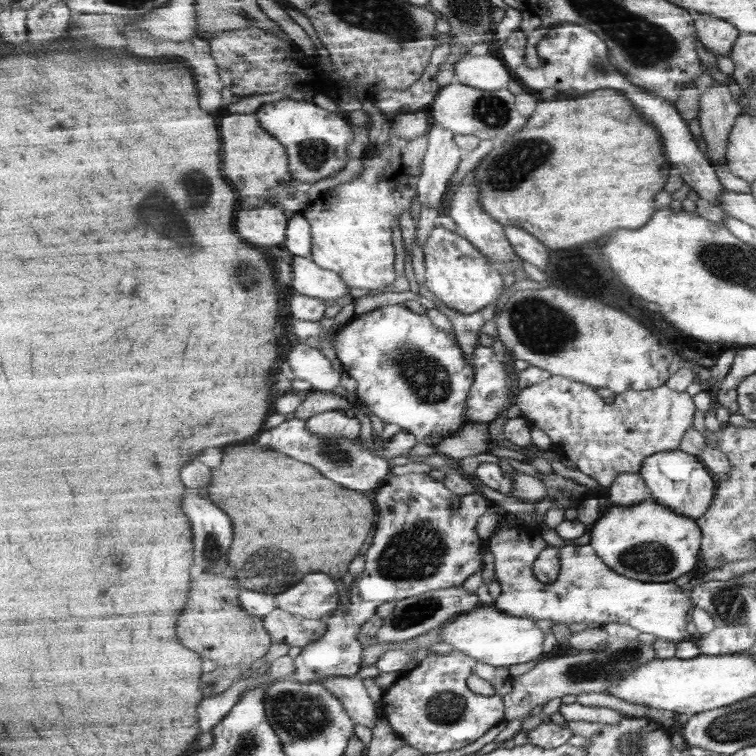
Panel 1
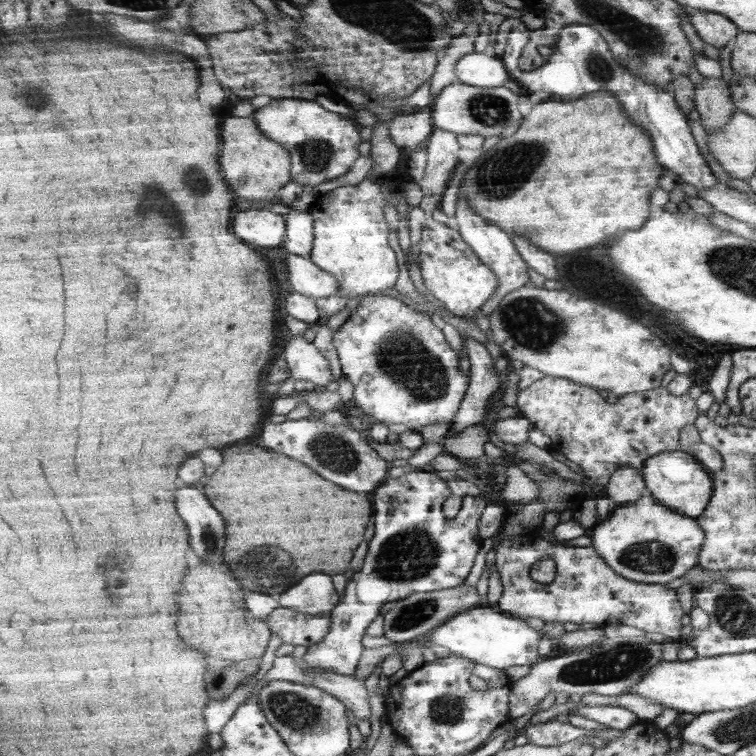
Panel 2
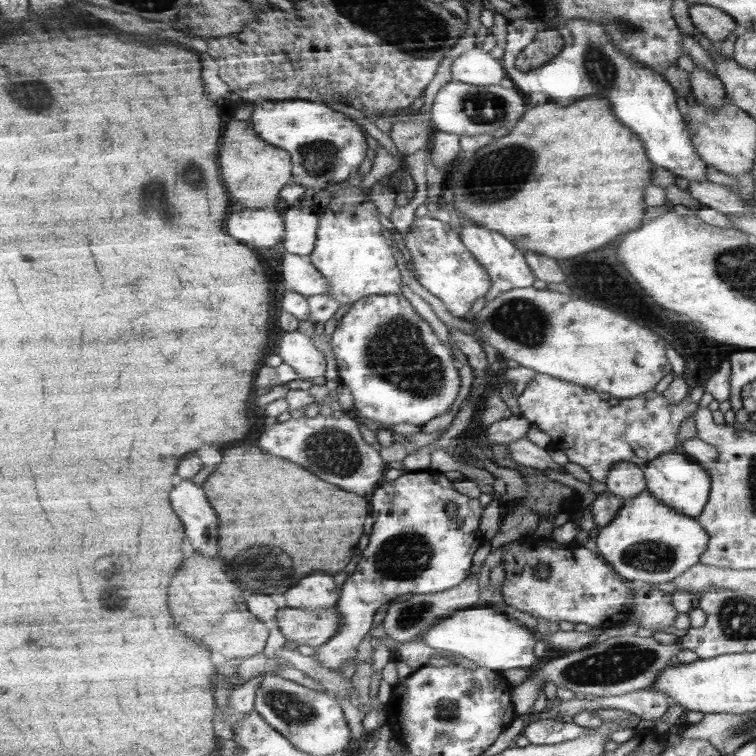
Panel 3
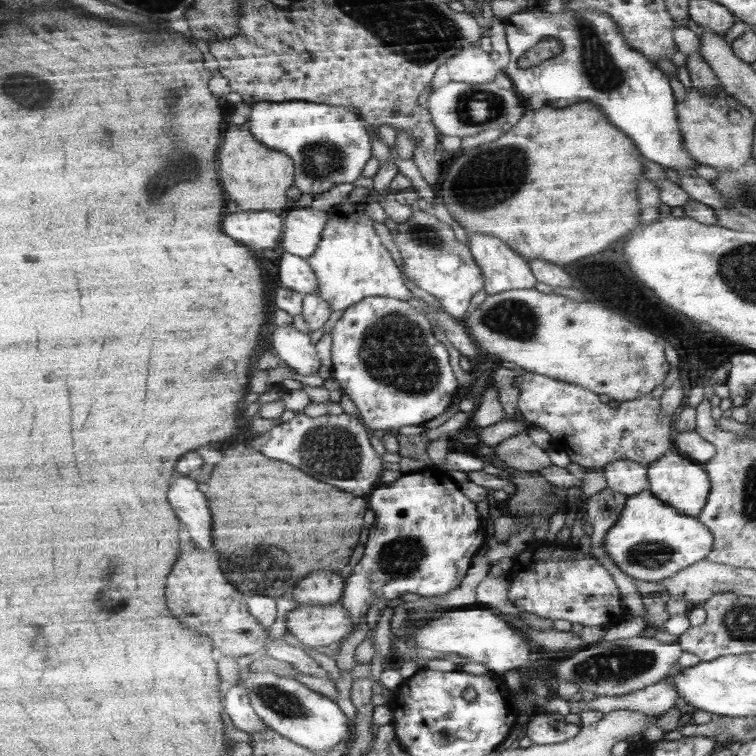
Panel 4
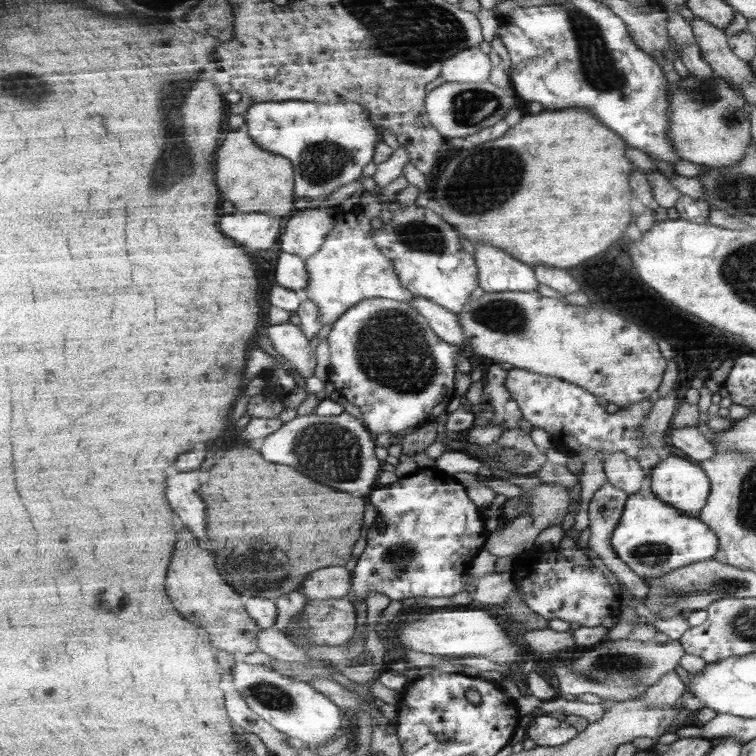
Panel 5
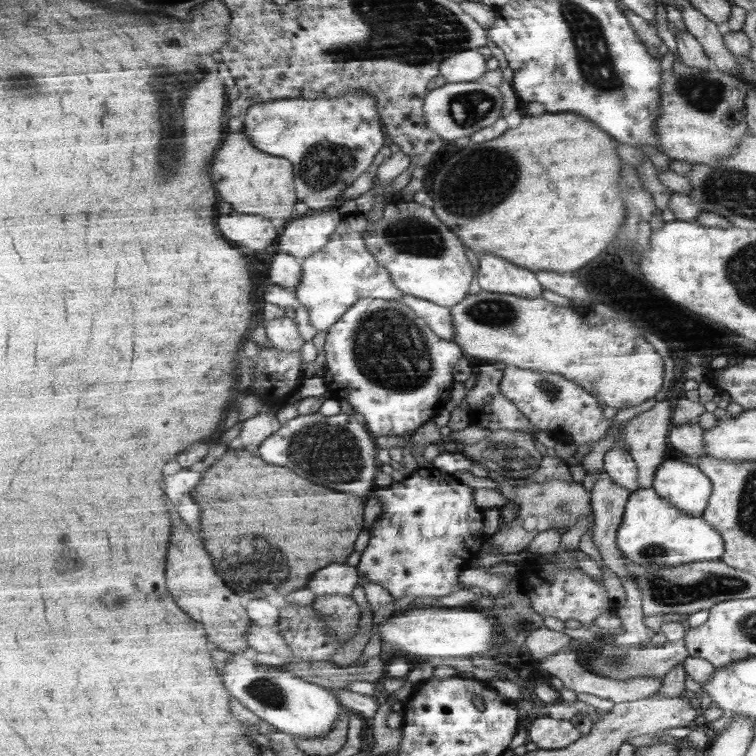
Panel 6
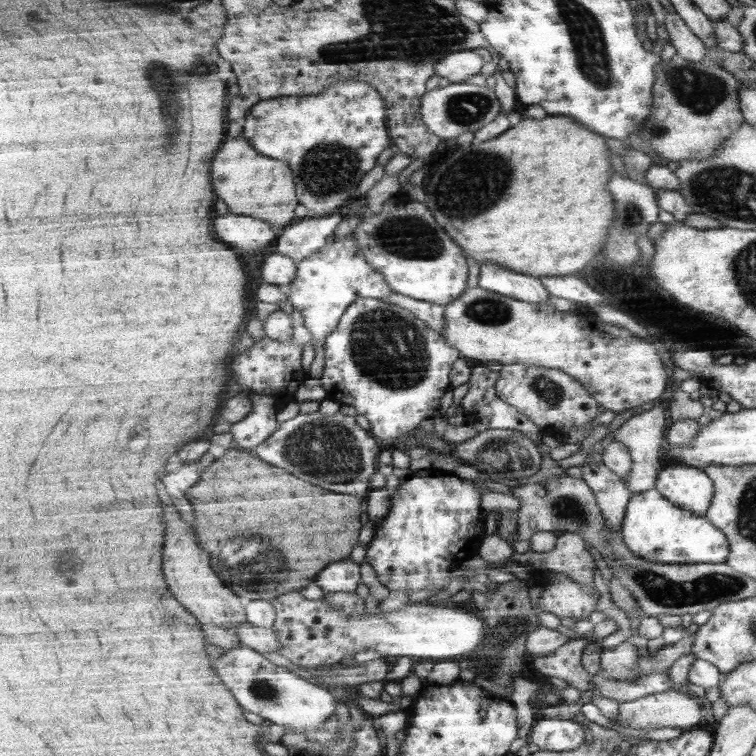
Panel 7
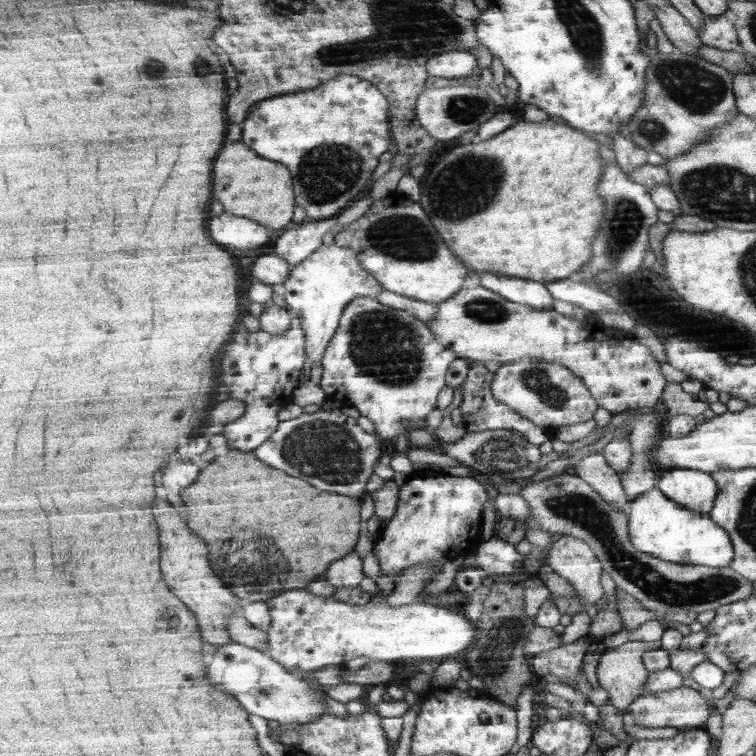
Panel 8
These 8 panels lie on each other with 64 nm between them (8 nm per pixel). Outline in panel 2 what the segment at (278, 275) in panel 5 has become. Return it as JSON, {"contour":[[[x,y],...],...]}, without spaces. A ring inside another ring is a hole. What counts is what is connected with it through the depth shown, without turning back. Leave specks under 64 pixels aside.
{"contour":[[[289,254],[285,263],[293,291],[315,299],[340,294],[339,280],[319,268],[310,257]]]}

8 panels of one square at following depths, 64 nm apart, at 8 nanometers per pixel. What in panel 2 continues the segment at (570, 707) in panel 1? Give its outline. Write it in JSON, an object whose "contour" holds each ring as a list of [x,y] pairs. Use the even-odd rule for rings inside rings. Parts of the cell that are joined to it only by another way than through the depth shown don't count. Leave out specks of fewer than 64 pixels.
{"contour":[[[579,704],[579,708],[569,710],[568,714],[571,715],[573,713],[575,713],[576,716],[591,718],[610,729],[616,729],[618,731],[628,730],[631,726],[641,722],[634,712],[619,706],[589,706],[586,704]]]}

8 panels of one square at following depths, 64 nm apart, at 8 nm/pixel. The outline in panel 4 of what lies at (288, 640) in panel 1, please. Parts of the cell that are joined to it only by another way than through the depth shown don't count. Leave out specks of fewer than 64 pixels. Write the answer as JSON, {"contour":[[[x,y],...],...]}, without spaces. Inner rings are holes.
{"contour":[[[343,601],[327,605],[301,605],[287,614],[287,632],[300,641],[301,646],[321,648],[343,642],[353,632],[353,617],[349,616]]]}

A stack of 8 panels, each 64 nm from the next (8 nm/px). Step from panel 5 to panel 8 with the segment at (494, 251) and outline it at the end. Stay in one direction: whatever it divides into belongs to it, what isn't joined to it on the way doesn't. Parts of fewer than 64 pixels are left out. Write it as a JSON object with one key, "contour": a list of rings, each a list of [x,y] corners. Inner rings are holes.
{"contour":[[[483,272],[480,274],[480,284],[497,291],[503,298],[533,306],[535,310],[551,310],[555,304],[555,297],[543,282]]]}

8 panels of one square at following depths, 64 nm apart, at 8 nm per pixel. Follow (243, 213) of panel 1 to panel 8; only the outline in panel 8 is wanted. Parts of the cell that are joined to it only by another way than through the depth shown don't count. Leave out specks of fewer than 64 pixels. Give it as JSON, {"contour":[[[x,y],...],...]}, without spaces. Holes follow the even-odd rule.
{"contour":[[[223,212],[209,220],[209,232],[213,234],[213,242],[221,242],[225,248],[249,250],[265,244],[272,231],[251,218]]]}

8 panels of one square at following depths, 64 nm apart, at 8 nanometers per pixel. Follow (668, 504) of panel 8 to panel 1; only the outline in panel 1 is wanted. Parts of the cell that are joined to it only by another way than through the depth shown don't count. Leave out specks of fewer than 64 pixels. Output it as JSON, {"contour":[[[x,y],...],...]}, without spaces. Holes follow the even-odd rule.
{"contour":[[[653,498],[633,507],[613,506],[590,527],[590,543],[612,570],[640,582],[673,583],[697,566],[703,531],[696,520],[676,514]]]}

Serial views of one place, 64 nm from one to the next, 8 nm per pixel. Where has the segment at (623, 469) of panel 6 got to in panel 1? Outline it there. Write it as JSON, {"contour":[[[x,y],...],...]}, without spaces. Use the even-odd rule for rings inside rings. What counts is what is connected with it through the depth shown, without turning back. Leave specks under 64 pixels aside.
{"contour":[[[629,472],[609,487],[608,499],[619,507],[633,507],[652,499],[652,491],[639,473]]]}

